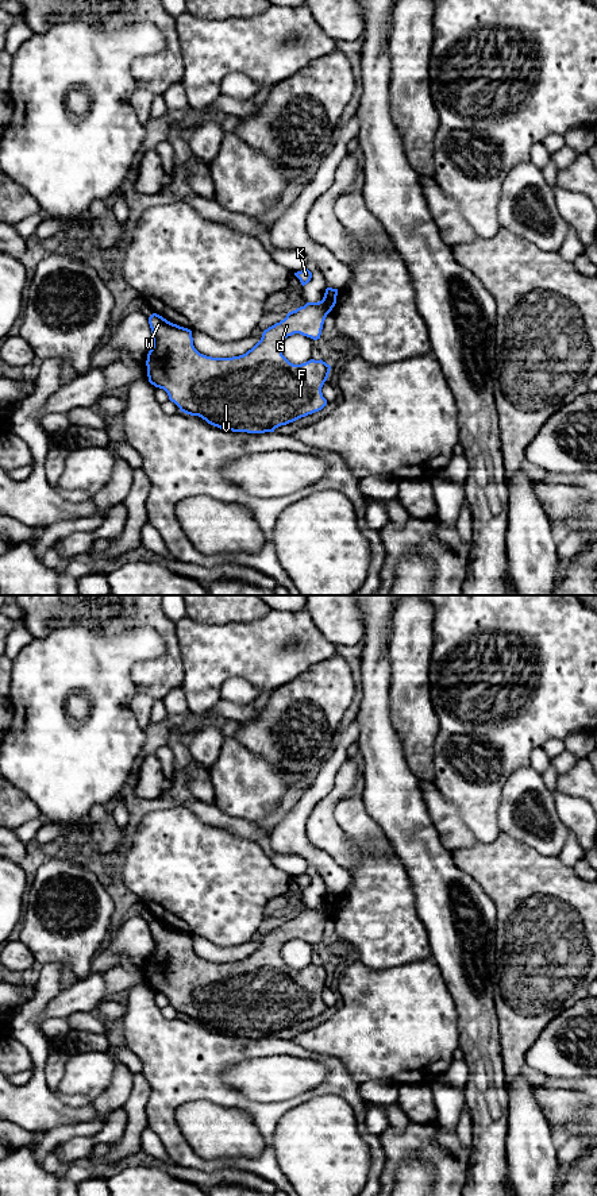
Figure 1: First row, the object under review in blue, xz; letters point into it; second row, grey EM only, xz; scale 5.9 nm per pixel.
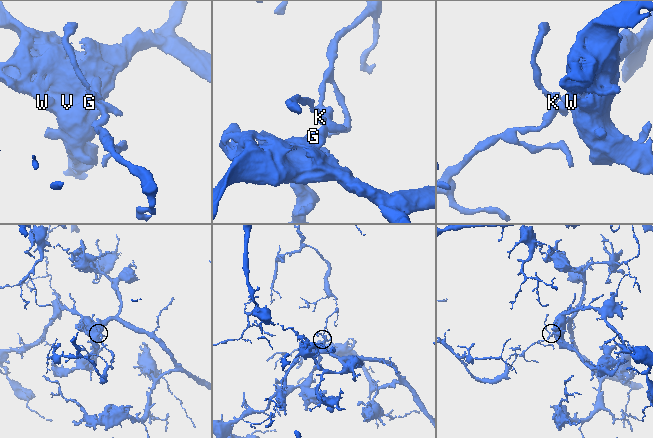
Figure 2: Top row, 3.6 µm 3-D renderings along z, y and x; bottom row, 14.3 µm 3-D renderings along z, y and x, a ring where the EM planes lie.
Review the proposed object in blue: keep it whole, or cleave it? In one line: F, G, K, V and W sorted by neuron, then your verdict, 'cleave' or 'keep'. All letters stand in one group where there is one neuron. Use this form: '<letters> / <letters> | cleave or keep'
F G V W / K | cleave

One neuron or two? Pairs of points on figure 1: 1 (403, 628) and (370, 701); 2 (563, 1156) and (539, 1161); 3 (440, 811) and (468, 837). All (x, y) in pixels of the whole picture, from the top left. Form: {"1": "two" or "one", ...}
{"1": "two", "2": "two", "3": "one"}

